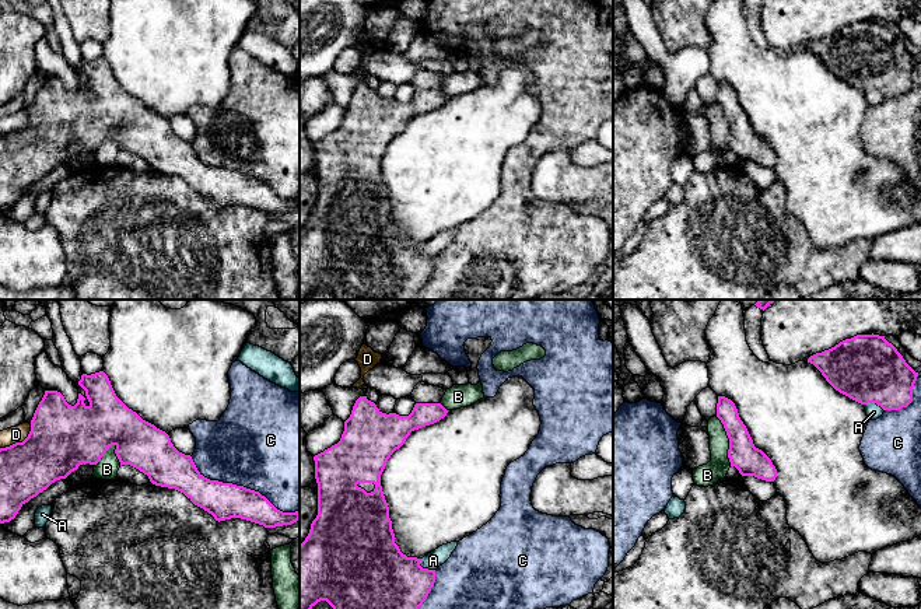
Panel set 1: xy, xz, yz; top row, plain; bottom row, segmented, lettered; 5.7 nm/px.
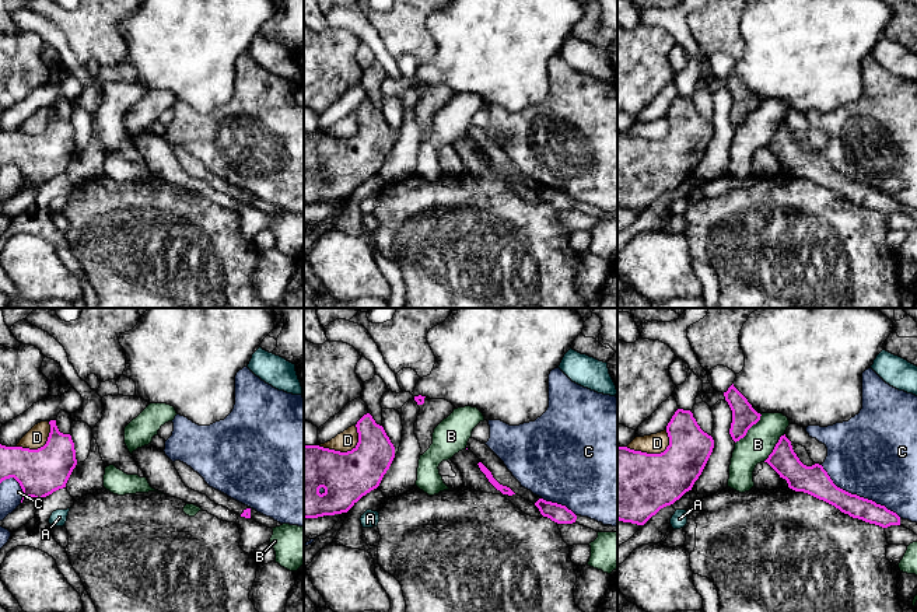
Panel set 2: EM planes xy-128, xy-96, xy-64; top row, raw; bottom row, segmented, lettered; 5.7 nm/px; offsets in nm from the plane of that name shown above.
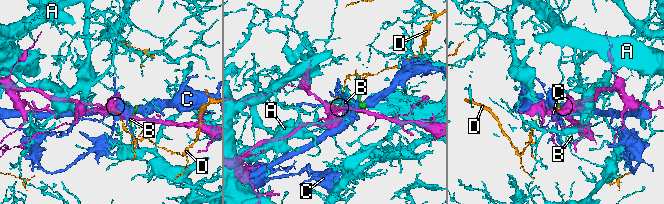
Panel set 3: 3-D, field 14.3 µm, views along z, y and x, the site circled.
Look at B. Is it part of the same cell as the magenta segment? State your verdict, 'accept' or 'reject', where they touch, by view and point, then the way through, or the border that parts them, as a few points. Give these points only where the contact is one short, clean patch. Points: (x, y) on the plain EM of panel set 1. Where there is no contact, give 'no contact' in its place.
reject; meets magenta in yz at (729, 128); border along yz (715, 102), (728, 125), (728, 147), (731, 151)

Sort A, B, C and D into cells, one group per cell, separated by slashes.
A / B / C / D

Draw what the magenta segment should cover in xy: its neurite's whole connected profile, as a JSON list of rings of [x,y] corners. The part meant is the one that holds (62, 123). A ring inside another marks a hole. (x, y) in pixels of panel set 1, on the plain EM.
[[[104,57],[83,60],[78,71],[85,81],[78,80],[74,92],[69,91],[60,78],[45,77],[31,106],[28,123],[22,129],[0,134],[0,210],[14,206],[25,189],[56,167],[66,165],[80,151],[97,151],[112,132],[116,133],[120,153],[130,151],[147,161],[153,171],[183,179],[218,209],[241,204],[265,214],[276,214],[300,206],[298,197],[283,199],[259,178],[204,164],[192,143],[179,139],[165,118],[143,106],[116,83]]]

